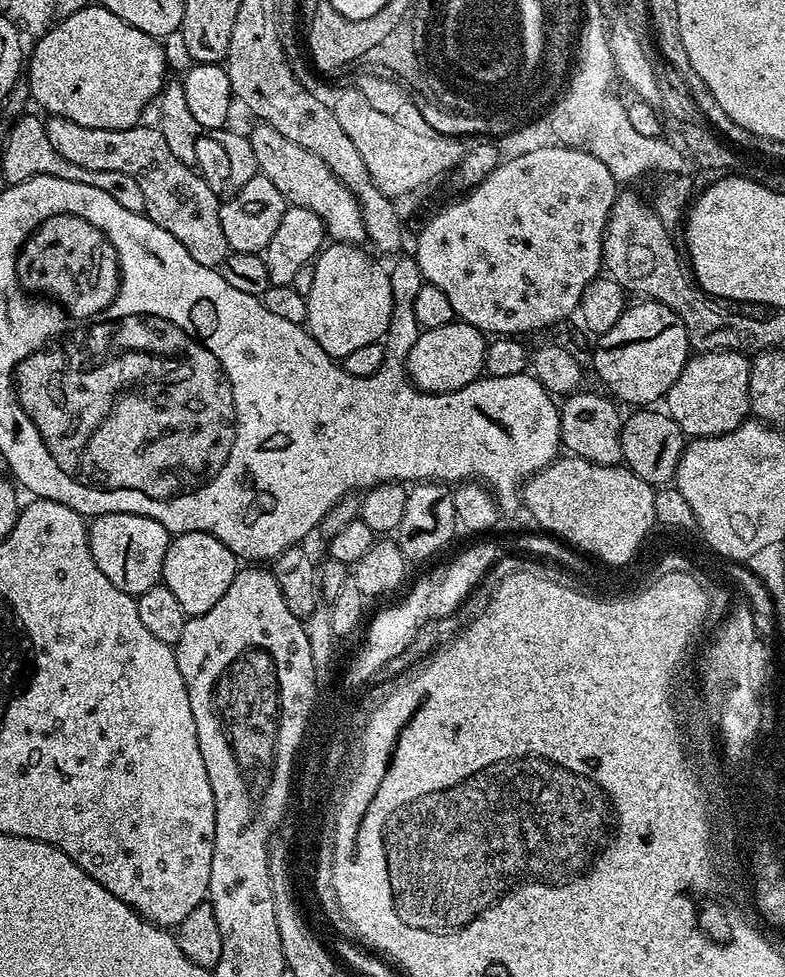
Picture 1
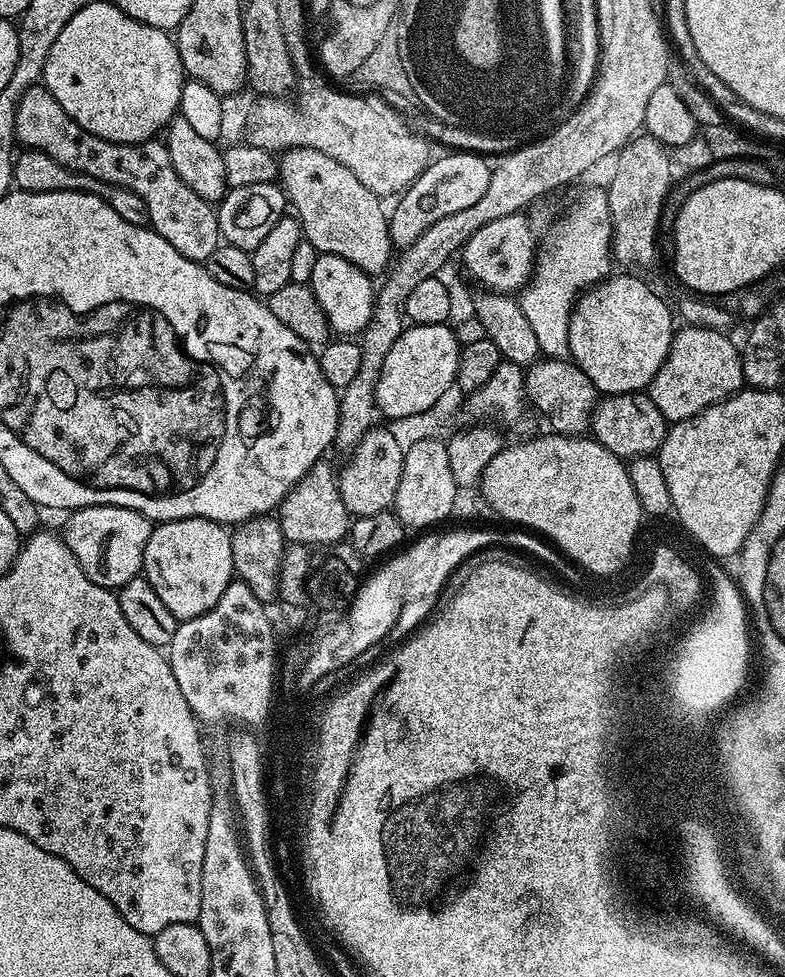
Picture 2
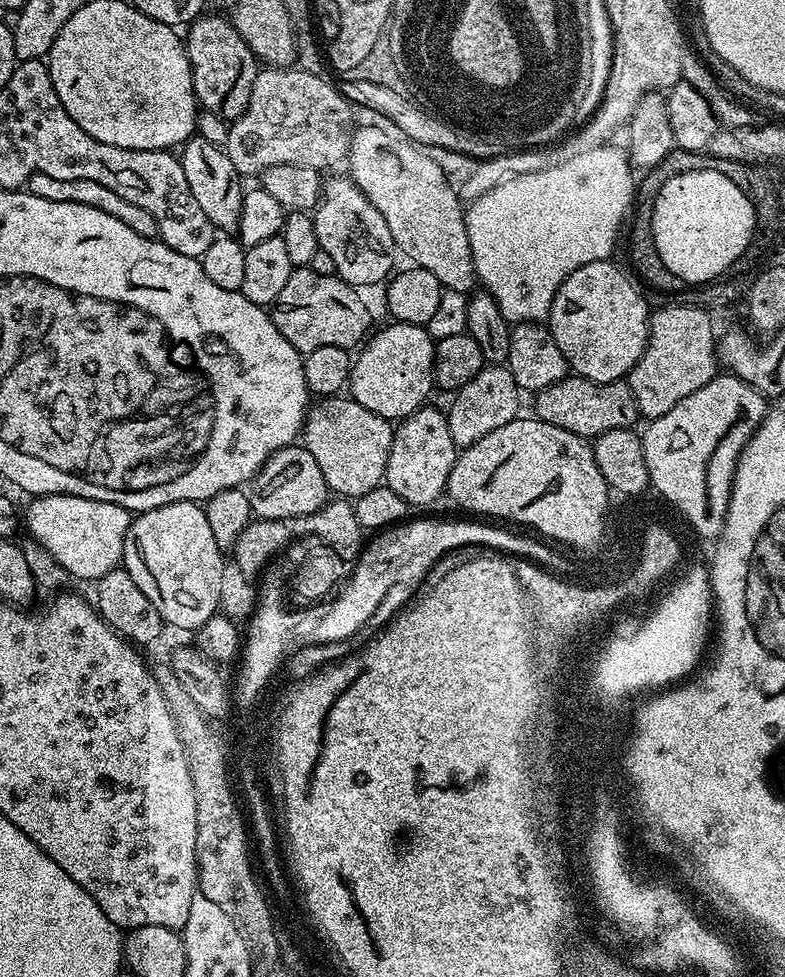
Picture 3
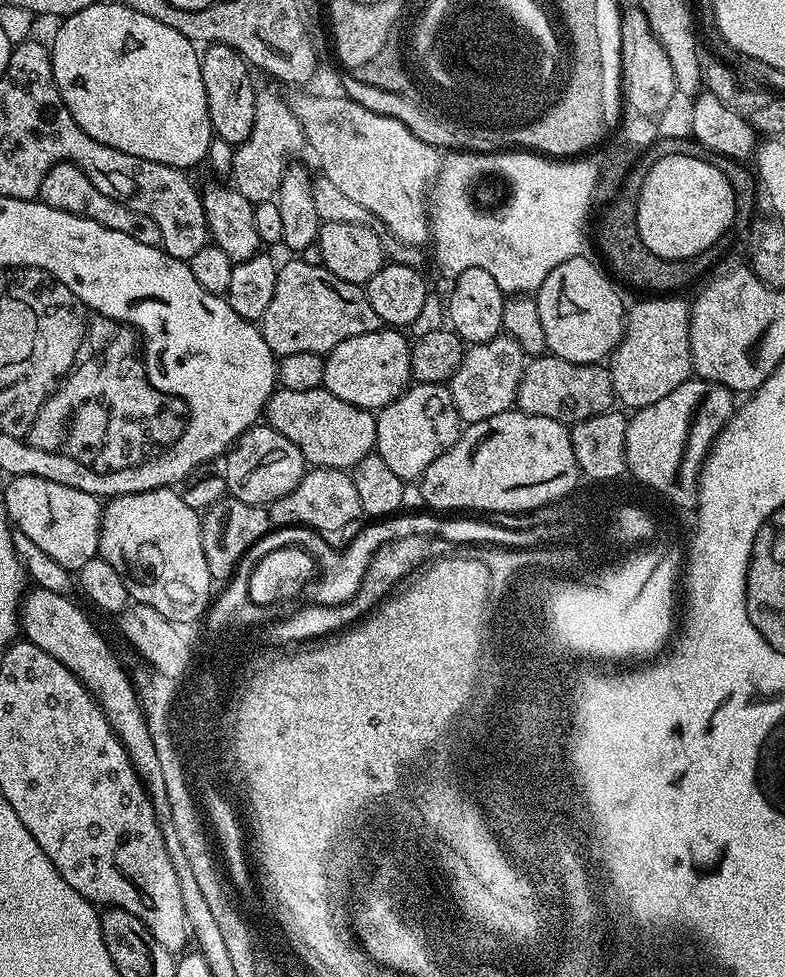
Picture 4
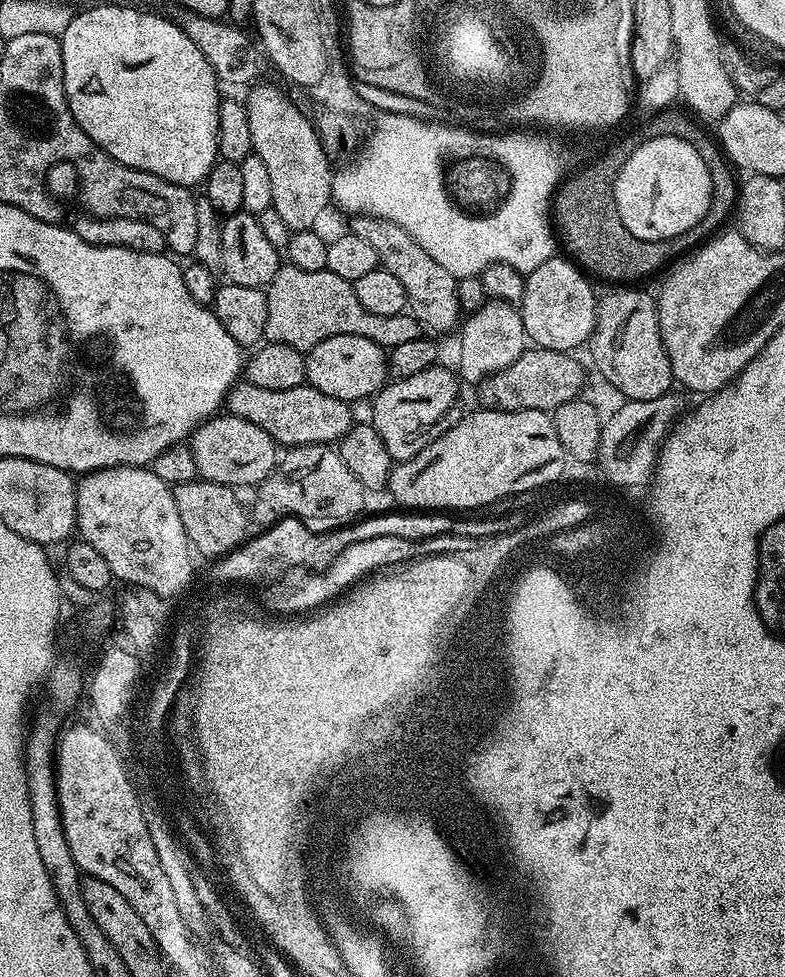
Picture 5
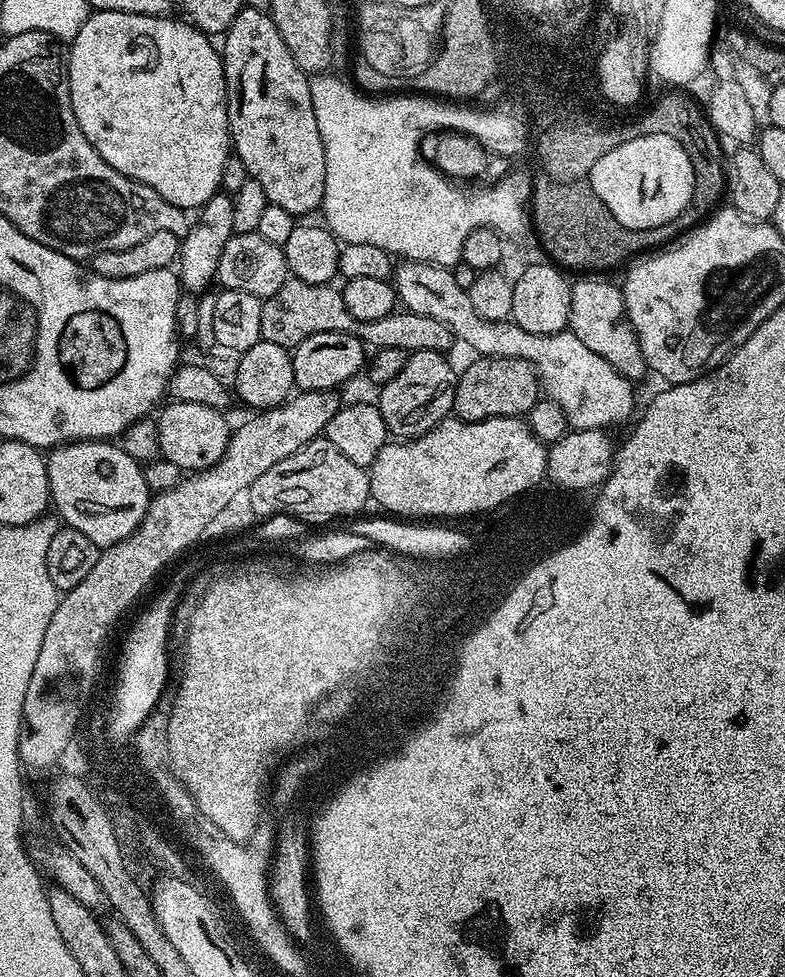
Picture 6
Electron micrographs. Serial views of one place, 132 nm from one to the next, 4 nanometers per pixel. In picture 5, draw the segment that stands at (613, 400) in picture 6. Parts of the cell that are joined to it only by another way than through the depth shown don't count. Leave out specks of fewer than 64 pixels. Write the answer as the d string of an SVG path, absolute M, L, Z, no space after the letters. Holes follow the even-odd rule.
M381 216L351 217L350 231L358 238L362 238L370 246L374 246L374 254L378 254L380 267L390 270L398 282L406 289L408 299L407 311L420 321L425 329L433 328L436 332L448 332L459 325L462 320L462 309L457 296L457 281L443 266L438 266L418 242L402 226L390 222Z

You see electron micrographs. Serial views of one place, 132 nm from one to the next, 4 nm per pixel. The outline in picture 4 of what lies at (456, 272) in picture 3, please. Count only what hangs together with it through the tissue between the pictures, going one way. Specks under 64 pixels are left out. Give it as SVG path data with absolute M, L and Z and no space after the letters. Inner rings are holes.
M308 90L297 91L300 93L294 98L291 97L290 103L292 112L304 131L307 147L310 152L312 148L317 162L320 163L319 171L326 178L330 178L330 182L334 182L334 186L338 186L338 190L342 190L346 198L358 202L362 210L370 210L373 221L381 220L388 227L393 241L417 246L427 245L430 240L430 193L442 163L438 149L416 137L402 122L383 117L382 114L374 114L343 94L315 96L312 92L304 91Z

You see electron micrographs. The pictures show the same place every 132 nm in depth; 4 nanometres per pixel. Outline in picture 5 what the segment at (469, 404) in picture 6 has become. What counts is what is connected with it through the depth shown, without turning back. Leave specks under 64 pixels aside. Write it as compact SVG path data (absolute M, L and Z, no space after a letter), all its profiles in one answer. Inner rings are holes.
M528 346L512 365L498 370L484 380L483 403L490 408L506 410L542 410L546 413L555 412L562 402L570 402L581 395L584 388L584 368L576 361L577 357L571 352L546 350Z

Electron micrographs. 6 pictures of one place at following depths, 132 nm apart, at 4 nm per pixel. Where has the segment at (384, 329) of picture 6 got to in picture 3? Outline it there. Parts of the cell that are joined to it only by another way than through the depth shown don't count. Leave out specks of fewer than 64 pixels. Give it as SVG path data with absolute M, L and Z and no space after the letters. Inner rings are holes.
M296 266L286 286L282 286L278 298L270 305L270 315L282 338L286 338L286 342L290 342L290 346L302 354L318 350L318 346L338 346L352 350L370 332L368 308L359 295L363 296L353 285L335 274L327 276L307 266Z

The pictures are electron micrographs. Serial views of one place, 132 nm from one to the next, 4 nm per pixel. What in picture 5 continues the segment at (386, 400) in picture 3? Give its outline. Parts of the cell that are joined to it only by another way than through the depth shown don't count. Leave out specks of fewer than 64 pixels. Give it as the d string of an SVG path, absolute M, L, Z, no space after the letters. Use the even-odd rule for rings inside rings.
M338 334L334 338L326 338L326 342L318 342L308 349L304 361L307 383L322 390L322 394L330 394L330 398L339 400L367 401L375 397L390 380L388 352L385 348L370 342L370 338L358 338L354 334Z

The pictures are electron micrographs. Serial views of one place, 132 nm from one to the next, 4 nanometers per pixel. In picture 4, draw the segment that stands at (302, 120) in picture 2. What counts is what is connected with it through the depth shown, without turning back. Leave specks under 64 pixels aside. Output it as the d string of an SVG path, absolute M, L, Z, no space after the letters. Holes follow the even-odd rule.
M257 91L254 130L250 130L250 138L246 138L246 142L235 145L231 183L238 190L238 194L242 194L242 198L246 198L253 206L275 200L284 171L305 148L304 131L292 112L291 103L287 99L283 100L276 92Z

